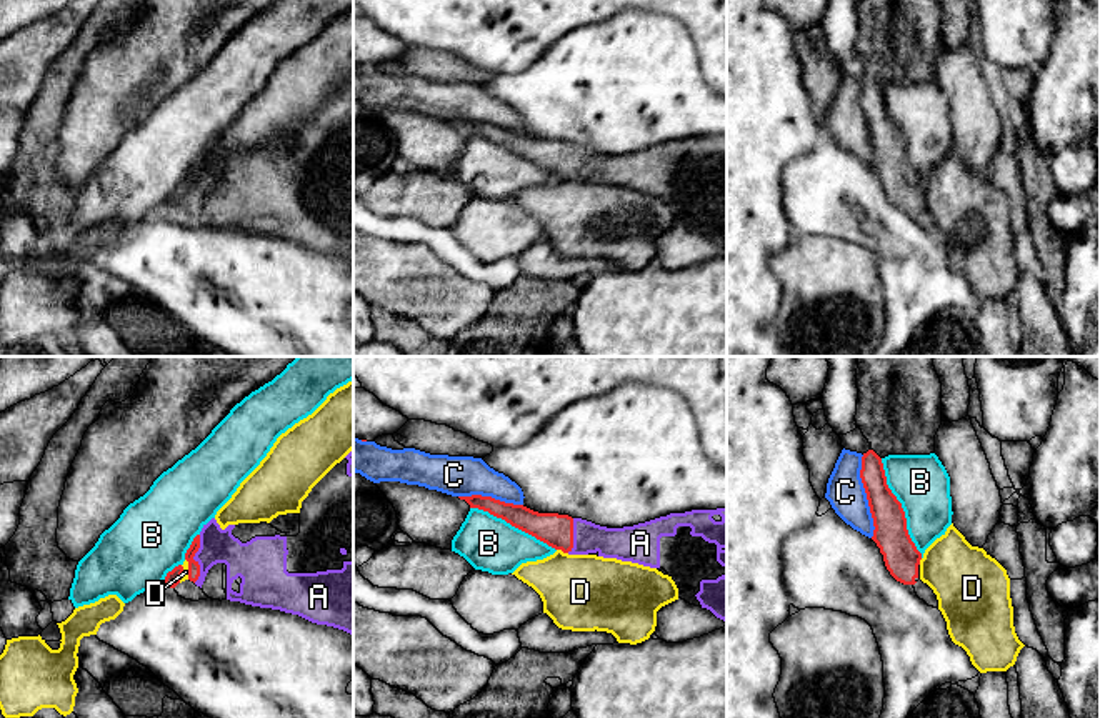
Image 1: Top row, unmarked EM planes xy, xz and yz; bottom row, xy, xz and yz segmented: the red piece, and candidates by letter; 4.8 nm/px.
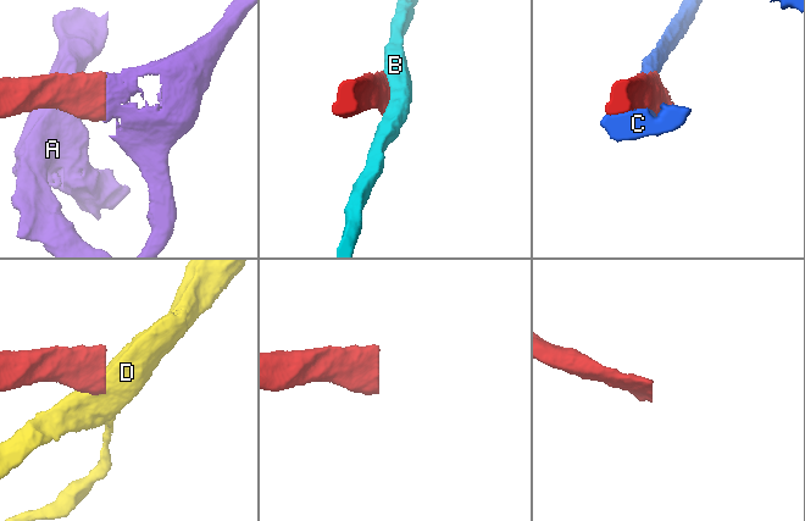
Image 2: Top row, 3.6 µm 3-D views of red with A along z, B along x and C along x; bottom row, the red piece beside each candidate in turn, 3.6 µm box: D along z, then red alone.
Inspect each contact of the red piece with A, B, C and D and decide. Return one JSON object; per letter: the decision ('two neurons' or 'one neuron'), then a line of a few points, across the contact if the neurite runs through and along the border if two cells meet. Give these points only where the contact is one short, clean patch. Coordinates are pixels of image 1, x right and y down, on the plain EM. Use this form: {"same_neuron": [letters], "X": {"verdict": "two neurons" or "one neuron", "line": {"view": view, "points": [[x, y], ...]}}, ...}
{"same_neuron": ["A"], "A": {"verdict": "one neuron"}, "B": {"verdict": "two neurons"}, "C": {"verdict": "two neurons"}, "D": {"verdict": "two neurons", "line": {"view": "xz", "points": [[557, 175], [567, 180]]}}}

